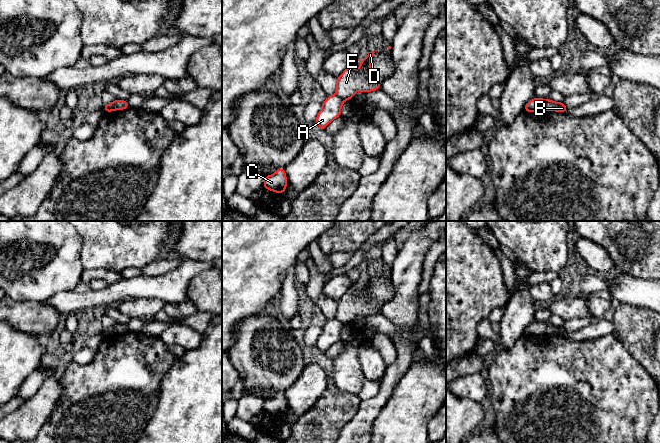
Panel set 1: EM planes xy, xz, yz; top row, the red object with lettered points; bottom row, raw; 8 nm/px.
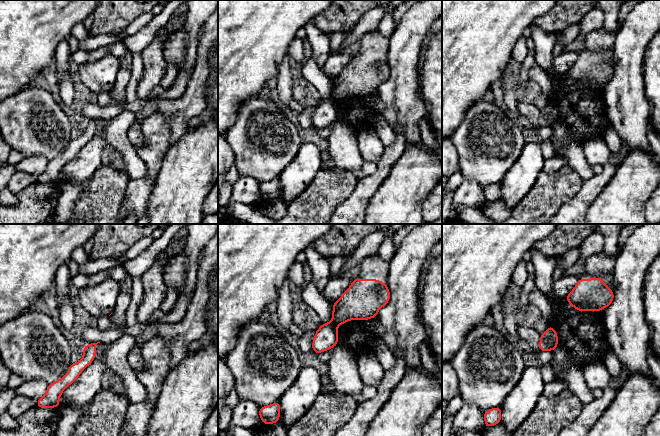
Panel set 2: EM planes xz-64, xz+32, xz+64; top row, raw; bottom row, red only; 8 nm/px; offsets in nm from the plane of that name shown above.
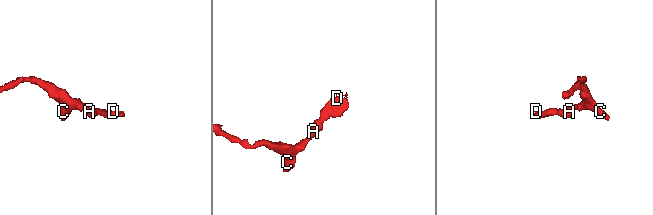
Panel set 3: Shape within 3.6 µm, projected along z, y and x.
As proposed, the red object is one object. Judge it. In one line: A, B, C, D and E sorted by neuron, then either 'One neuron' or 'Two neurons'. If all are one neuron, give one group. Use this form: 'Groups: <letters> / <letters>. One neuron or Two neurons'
Groups: A B C / D E. Two neurons

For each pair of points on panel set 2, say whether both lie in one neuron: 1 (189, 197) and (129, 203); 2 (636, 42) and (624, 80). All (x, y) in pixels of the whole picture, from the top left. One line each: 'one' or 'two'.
1: two
2: one

